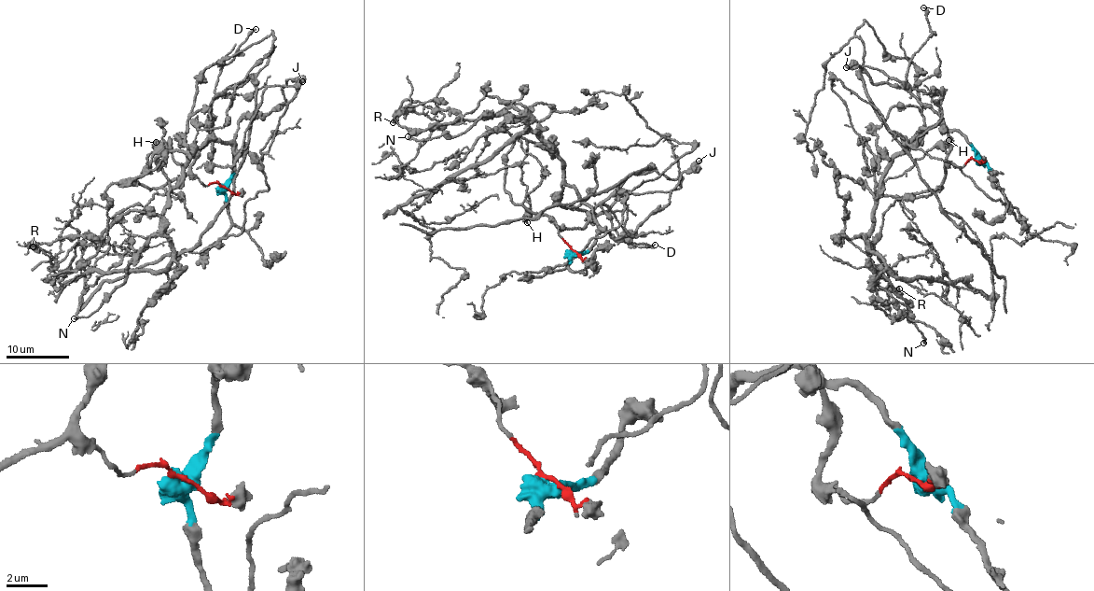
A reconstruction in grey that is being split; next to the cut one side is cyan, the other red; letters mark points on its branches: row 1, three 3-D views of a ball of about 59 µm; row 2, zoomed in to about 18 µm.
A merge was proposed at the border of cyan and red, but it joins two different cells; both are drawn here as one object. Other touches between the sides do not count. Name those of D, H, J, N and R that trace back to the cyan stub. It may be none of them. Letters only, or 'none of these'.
J, N, R

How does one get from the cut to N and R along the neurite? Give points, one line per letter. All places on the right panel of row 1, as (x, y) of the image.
N: (975, 161), (957, 132), (924, 127), (884, 176), (875, 204), (867, 246), (875, 280), (909, 310), (923, 343)
R: (975, 161), (957, 132), (924, 127), (884, 176), (873, 220), (856, 234), (876, 250), (874, 288), (900, 288)

